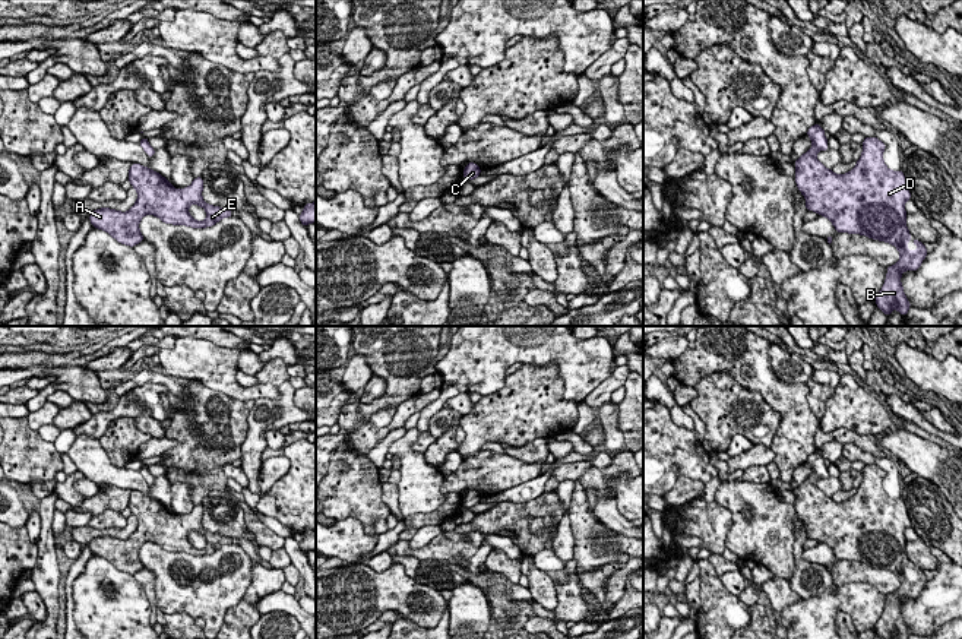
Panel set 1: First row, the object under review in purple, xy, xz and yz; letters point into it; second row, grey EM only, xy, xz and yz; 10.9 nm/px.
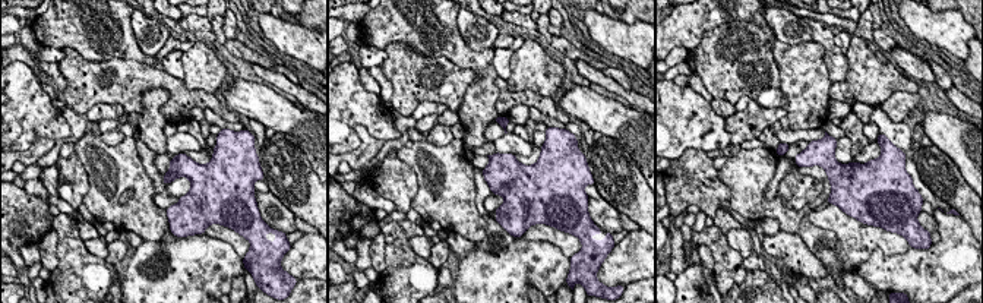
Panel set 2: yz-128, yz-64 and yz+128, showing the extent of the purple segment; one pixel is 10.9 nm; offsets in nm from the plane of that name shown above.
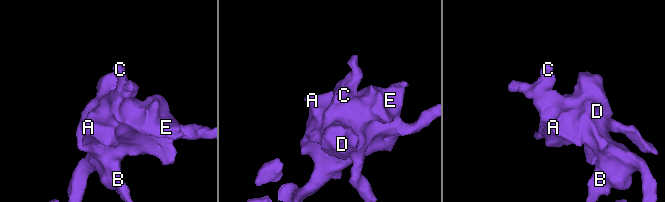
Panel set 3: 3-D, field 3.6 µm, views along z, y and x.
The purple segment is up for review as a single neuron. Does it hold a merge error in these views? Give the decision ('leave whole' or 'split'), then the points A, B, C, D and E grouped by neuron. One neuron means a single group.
leave whole | A B C D E

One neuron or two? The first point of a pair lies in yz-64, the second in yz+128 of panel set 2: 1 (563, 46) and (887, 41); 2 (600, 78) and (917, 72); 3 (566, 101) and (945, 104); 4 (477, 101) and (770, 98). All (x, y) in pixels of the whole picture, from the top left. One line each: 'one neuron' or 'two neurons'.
1: one neuron
2: one neuron
3: two neurons
4: two neurons

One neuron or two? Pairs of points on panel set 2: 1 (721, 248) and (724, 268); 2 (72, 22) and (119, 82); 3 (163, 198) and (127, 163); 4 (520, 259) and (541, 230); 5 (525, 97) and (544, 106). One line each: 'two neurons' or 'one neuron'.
1: one neuron
2: two neurons
3: two neurons
4: two neurons
5: one neuron

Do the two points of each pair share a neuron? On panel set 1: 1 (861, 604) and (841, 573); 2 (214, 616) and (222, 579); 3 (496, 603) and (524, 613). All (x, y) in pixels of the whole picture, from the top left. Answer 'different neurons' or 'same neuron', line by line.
1: different neurons
2: same neuron
3: same neuron

